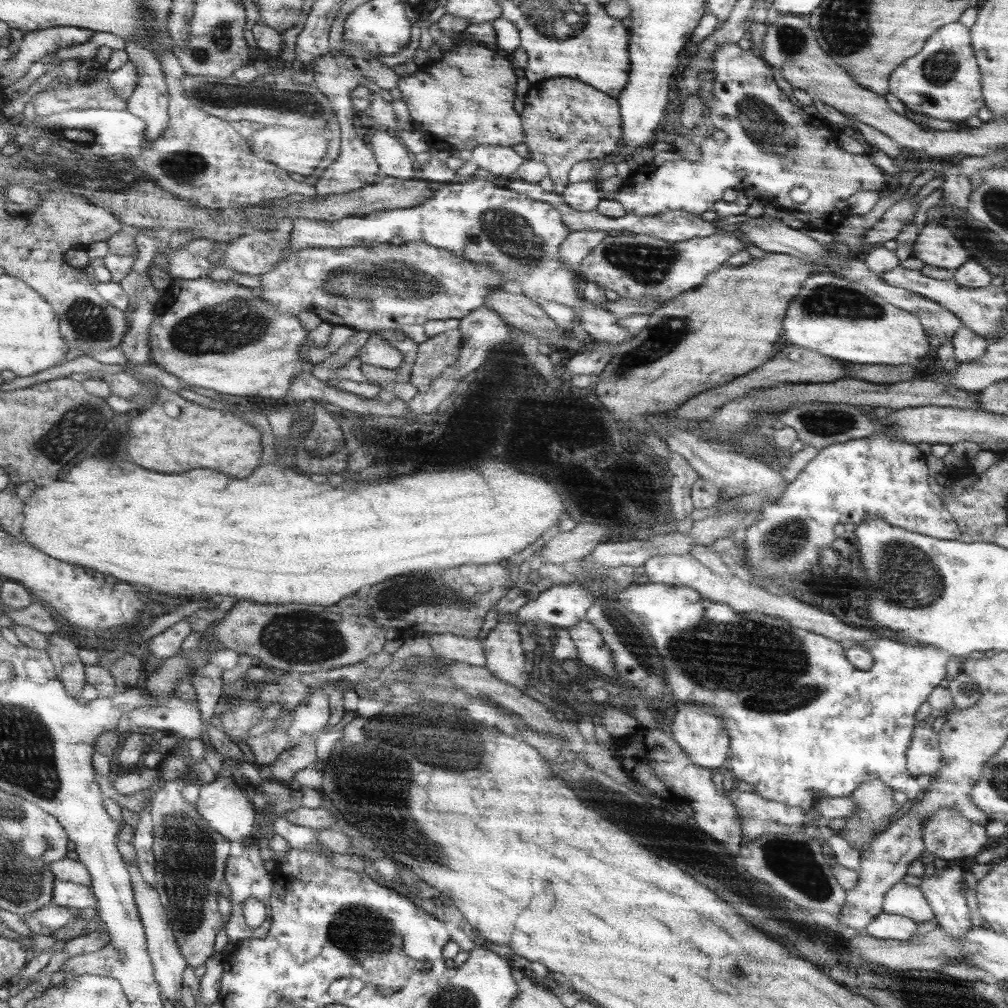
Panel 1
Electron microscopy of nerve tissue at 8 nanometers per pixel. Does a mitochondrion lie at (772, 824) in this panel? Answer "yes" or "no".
yes

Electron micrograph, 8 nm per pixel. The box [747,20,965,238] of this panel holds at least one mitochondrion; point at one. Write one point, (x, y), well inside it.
(941, 67)

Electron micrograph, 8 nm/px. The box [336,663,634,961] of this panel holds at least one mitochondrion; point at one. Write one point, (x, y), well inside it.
(458, 731)

